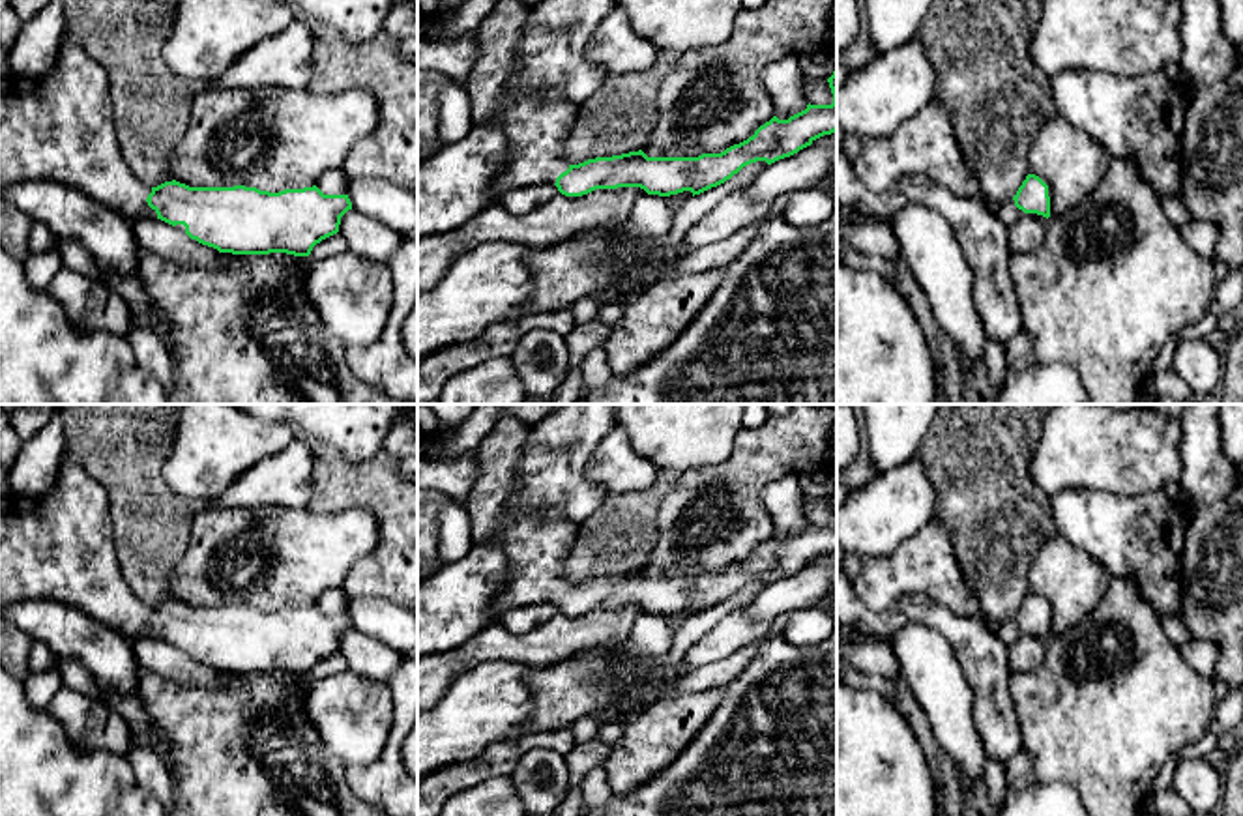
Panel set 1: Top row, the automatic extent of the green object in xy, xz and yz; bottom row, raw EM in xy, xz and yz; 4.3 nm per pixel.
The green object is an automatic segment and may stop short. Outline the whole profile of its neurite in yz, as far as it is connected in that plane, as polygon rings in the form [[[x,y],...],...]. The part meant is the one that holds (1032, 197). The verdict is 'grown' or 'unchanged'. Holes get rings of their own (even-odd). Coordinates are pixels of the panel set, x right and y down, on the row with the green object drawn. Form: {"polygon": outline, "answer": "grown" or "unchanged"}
{"polygon": [[[1028,174],[1016,195],[1000,206],[1000,217],[1013,225],[1022,215],[1050,217],[1048,185],[1035,174]]], "answer": "grown"}

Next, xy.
{"polygon": [[[66,32],[51,73],[34,79],[9,73],[0,79],[0,191],[24,180],[66,183],[129,221],[157,217],[172,226],[183,225],[191,240],[232,255],[286,253],[309,256],[316,243],[339,232],[341,217],[352,210],[348,195],[324,195],[316,185],[270,193],[245,185],[189,187],[172,180],[150,189],[131,172],[120,152],[109,105],[107,69],[92,60]]], "answer": "grown"}

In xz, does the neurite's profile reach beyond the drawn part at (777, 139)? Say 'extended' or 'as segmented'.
extended

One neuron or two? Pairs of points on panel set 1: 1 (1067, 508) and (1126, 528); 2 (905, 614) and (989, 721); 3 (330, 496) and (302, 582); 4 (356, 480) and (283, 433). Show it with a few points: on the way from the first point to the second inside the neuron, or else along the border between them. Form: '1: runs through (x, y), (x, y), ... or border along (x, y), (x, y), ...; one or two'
1: runs through (1082, 517), (1111, 528); one
2: runs through (938, 618), (985, 663), (989, 687); one
3: border along (304, 508), (315, 513), (367, 511); two
4: border along (285, 423), (296, 438); two

